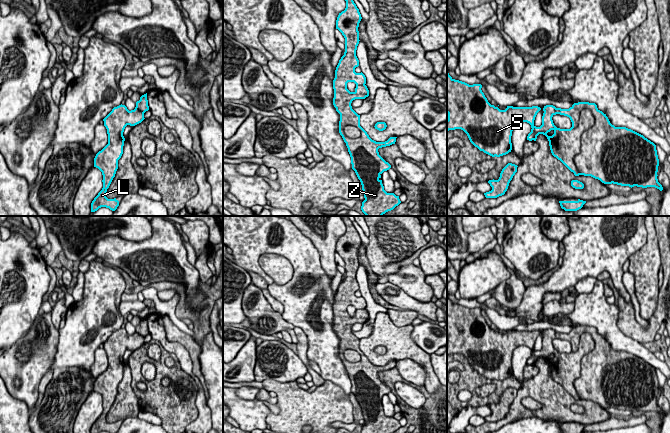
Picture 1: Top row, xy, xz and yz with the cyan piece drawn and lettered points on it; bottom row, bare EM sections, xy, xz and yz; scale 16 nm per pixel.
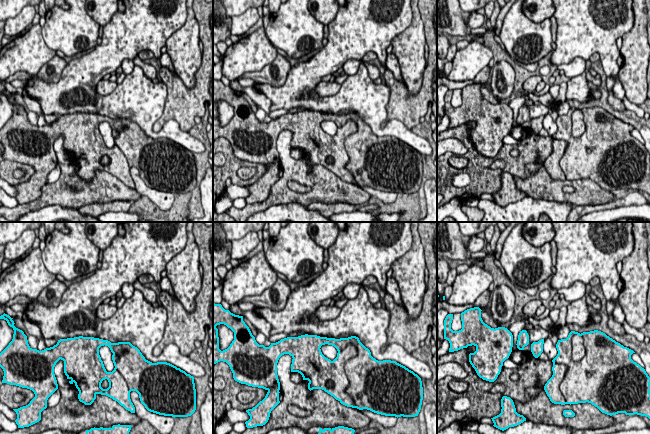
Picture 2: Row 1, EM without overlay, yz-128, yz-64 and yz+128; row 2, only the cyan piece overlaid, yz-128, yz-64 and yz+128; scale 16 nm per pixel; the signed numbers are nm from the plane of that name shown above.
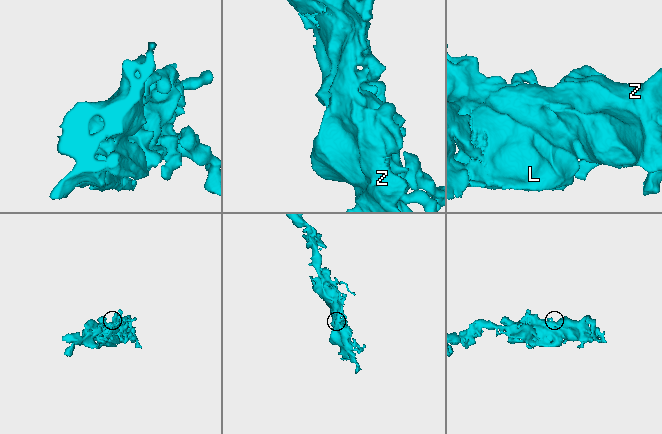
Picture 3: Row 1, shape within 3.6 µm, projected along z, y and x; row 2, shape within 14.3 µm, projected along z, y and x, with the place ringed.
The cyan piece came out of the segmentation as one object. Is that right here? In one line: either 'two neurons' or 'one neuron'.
one neuron

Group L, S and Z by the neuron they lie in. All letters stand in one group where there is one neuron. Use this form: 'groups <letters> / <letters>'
groups L S Z

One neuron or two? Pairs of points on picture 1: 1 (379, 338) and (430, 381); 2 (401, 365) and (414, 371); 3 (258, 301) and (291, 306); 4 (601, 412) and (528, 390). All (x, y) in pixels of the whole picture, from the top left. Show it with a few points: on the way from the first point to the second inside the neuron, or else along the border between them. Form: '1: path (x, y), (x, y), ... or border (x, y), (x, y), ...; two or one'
1: path (395, 339), (403, 347), (413, 351), (426, 365); one
2: path (404, 366), (411, 371); one
3: border (281, 314), (285, 320), (295, 326); two
4: path (583, 403), (571, 400), (556, 400), (546, 391); one

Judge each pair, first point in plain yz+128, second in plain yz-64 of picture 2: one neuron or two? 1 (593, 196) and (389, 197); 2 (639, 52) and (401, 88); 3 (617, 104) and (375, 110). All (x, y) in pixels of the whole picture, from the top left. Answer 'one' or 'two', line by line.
1: two
2: two
3: two

